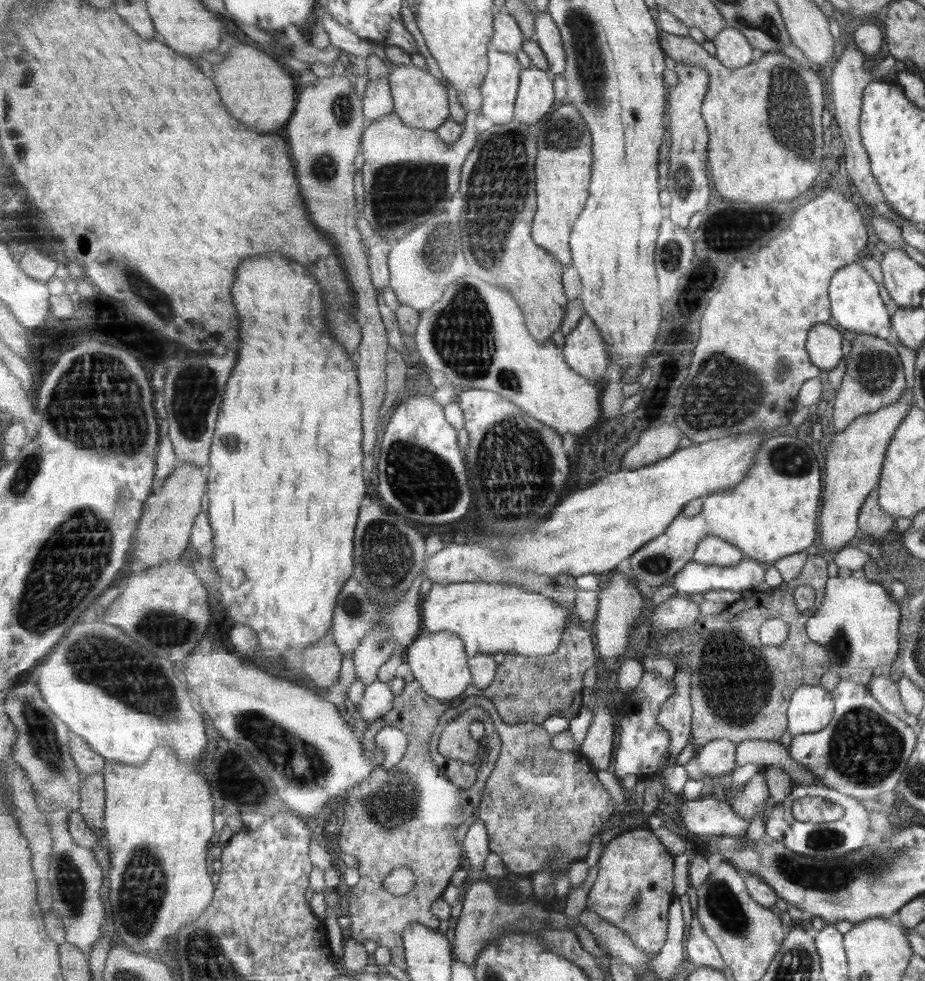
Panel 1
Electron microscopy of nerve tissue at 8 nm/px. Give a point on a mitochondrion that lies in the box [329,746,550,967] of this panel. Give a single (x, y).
(398, 804)

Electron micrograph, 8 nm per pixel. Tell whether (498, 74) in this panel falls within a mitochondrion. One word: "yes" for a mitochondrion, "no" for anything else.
no

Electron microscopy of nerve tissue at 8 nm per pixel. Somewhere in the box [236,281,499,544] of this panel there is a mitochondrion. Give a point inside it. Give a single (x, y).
(424, 483)

